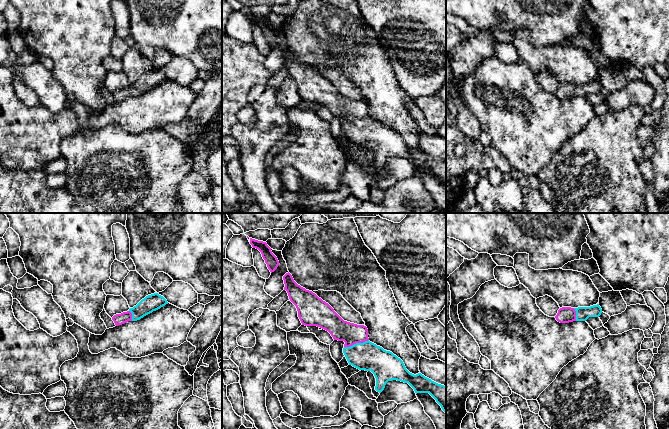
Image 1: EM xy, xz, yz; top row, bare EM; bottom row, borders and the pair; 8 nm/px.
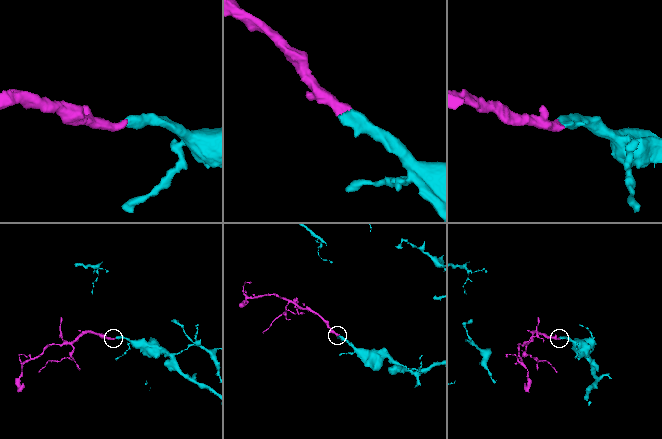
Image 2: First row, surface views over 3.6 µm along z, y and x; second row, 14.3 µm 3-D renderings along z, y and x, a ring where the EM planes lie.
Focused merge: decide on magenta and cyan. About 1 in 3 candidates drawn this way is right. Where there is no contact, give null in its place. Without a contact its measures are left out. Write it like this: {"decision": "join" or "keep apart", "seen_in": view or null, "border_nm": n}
{"decision": "join", "seen_in": "xz", "border_nm": 220}

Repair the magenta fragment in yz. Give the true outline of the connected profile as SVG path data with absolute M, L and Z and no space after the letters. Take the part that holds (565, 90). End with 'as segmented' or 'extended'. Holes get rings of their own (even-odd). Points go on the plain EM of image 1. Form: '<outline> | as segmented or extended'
M597 81L590 83L562 83L558 86L555 92L556 96L560 99L569 99L573 97L586 97L589 93L599 93L602 85Z | extended

